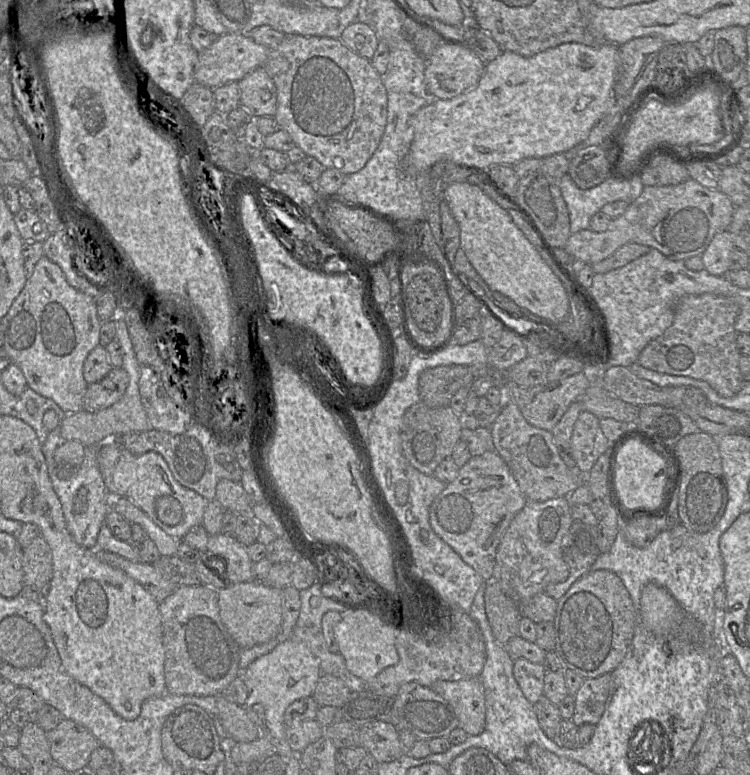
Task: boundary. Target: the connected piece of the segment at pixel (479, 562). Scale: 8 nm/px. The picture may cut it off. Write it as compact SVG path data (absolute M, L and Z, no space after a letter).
M496 451L470 460L433 500L429 523L433 531L485 582L493 581L497 547L512 519L528 502L505 461Z

